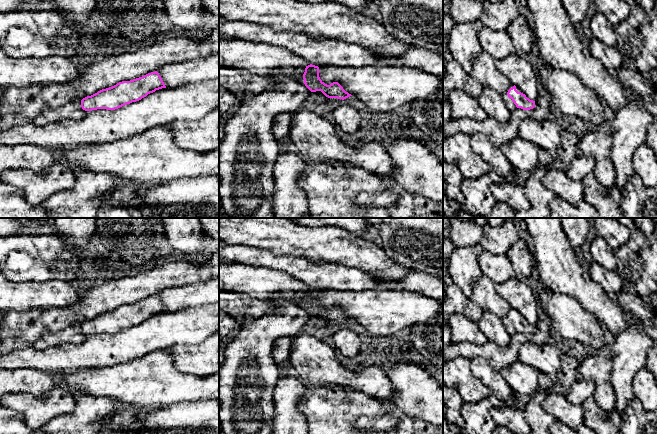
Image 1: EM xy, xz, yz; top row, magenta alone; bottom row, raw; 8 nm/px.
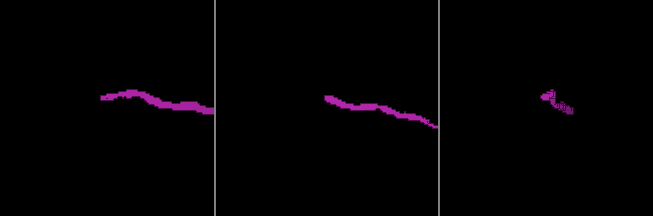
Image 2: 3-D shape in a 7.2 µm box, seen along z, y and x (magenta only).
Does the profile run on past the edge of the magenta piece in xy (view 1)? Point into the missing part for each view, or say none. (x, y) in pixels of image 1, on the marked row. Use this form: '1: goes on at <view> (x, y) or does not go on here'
1: does not go on here

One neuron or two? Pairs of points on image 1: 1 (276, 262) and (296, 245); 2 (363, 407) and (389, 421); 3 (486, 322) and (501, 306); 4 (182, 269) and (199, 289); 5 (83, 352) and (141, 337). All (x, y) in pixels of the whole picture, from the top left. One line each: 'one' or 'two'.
1: two
2: two
3: two
4: two
5: one

